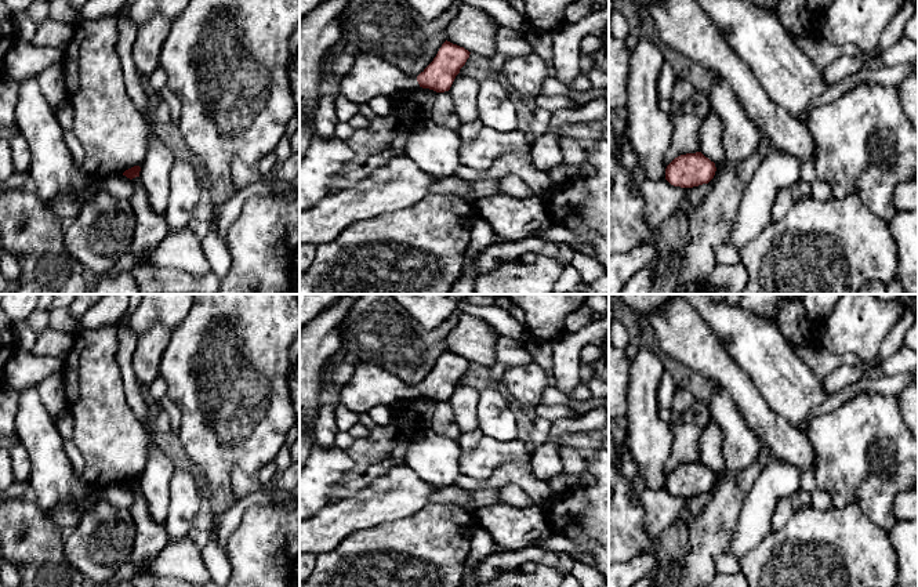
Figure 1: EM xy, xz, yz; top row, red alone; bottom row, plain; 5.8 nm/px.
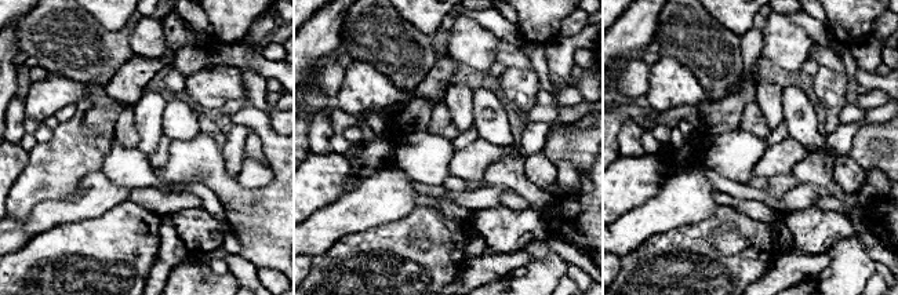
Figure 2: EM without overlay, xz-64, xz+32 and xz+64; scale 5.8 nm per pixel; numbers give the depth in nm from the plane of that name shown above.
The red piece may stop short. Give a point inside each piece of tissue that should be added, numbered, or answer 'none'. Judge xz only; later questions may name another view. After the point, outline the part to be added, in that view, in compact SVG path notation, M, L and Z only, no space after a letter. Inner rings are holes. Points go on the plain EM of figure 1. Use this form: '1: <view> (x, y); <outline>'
1: xz (370, 386); M359 360L351 380L341 388L341 403L358 414L367 413L374 406L395 406L417 398L417 387L407 385L377 365Z

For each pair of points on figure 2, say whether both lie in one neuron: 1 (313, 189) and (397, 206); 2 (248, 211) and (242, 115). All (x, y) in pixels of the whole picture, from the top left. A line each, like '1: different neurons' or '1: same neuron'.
1: different neurons
2: same neuron

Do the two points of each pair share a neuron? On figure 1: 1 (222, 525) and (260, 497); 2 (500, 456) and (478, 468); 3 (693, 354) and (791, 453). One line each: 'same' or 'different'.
1: same
2: same
3: same

